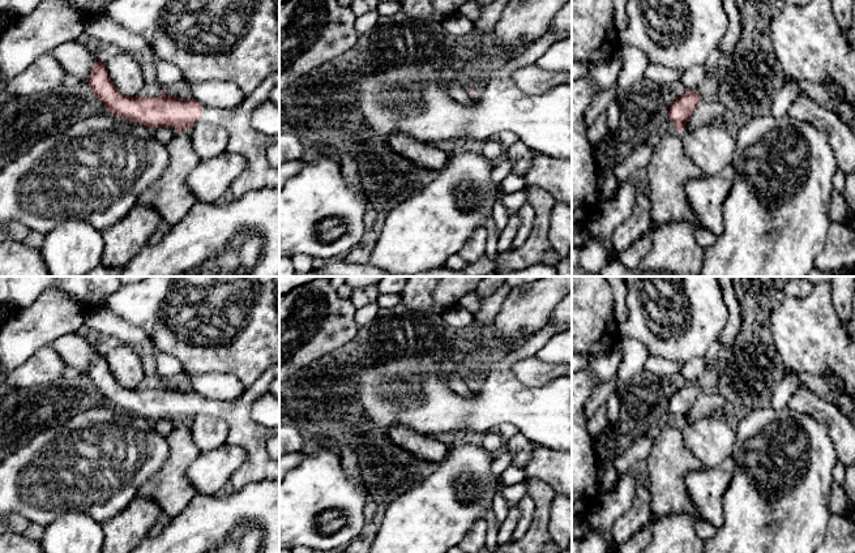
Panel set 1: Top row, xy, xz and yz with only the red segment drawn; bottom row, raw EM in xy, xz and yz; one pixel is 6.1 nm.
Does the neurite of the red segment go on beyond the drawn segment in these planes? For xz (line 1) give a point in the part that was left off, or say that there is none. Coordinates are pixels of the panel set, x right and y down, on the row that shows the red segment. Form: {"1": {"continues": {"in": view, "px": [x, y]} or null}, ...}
{"1": {"continues": null}}

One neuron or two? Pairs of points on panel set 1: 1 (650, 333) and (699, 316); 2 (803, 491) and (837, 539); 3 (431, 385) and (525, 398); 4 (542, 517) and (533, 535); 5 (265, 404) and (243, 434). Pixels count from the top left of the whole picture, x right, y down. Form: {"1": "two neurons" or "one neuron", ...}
{"1": "one neuron", "2": "two neurons", "3": "one neuron", "4": "one neuron", "5": "two neurons"}

